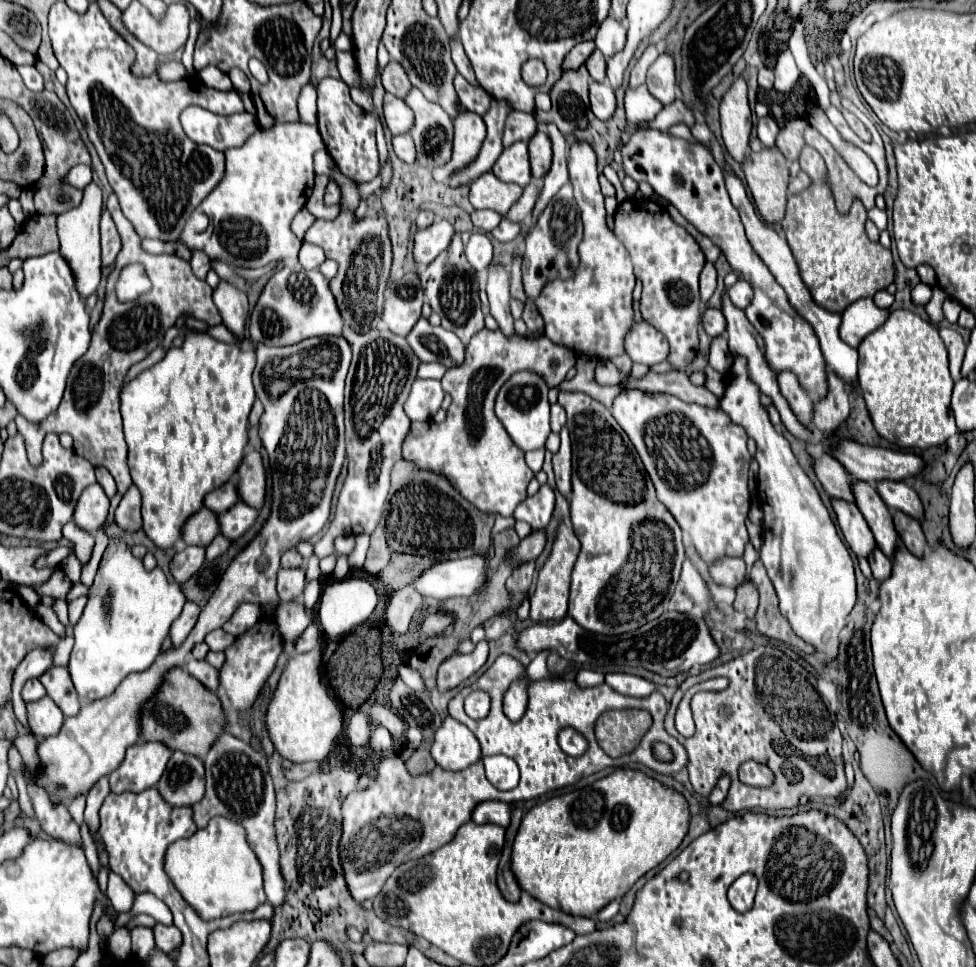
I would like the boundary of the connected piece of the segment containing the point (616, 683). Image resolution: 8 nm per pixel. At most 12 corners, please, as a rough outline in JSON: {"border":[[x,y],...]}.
{"border":[[606,674],[605,682],[626,696],[648,696],[652,682],[632,674]]}

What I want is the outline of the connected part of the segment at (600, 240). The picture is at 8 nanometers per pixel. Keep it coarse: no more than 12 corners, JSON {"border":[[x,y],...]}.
{"border":[[576,140],[580,268],[534,300],[544,334],[586,356],[624,354],[632,260],[606,226],[596,152]]}

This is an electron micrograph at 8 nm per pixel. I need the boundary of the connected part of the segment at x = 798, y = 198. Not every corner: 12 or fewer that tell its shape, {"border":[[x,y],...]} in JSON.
{"border":[[818,150],[782,228],[814,302],[844,312],[894,282],[866,208],[836,212]]}

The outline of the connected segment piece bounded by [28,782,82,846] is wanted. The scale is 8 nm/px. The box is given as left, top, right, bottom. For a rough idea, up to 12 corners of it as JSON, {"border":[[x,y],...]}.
{"border":[[28,782],[34,816],[52,838],[82,846],[66,806]]}

